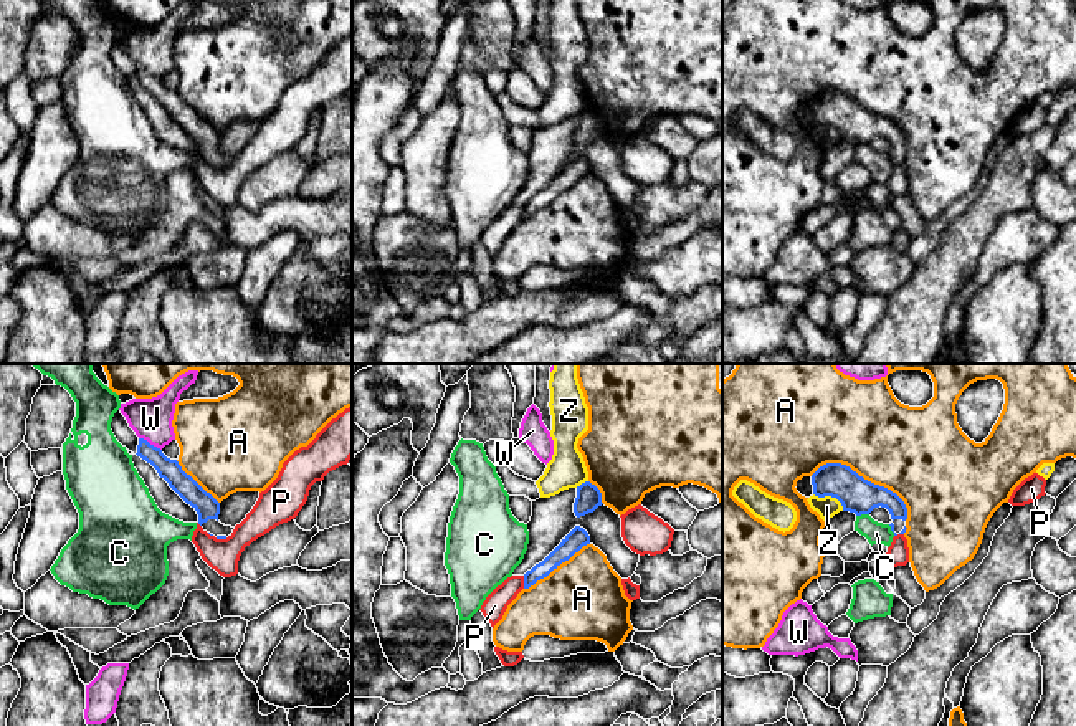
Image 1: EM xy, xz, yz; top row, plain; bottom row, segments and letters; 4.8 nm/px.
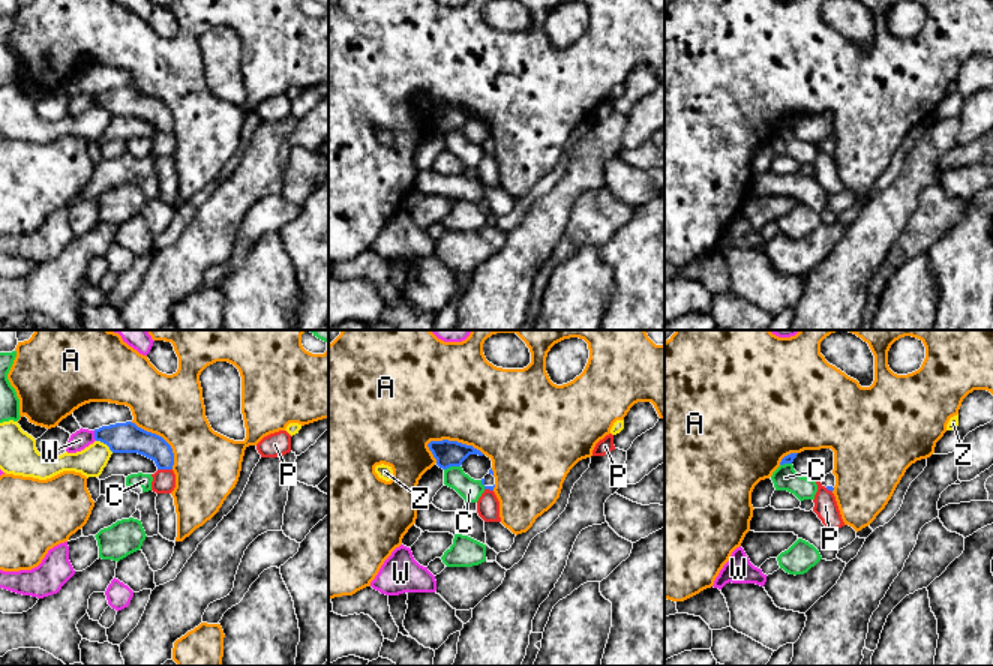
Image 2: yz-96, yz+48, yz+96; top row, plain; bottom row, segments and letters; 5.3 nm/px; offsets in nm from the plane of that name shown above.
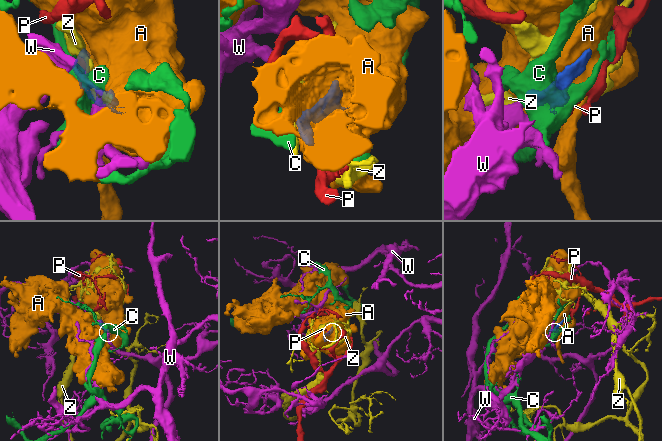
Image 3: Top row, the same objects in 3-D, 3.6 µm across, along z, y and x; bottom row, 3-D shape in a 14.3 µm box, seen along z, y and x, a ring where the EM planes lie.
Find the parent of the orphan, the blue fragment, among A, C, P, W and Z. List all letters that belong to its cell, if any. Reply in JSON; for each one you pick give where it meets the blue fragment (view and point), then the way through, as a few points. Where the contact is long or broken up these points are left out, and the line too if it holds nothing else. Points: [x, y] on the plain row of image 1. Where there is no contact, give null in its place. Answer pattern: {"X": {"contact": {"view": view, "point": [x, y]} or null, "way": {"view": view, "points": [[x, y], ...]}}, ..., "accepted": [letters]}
{"accepted": []}

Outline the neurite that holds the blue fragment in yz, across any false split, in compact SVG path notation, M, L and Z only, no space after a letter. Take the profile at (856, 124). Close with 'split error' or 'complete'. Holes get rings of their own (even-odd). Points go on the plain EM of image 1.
M826 93L812 104L813 124L818 127L836 127L843 141L856 146L869 144L874 137L886 137L891 144L894 165L906 162L907 137L891 119L874 114L850 96Z; split error

